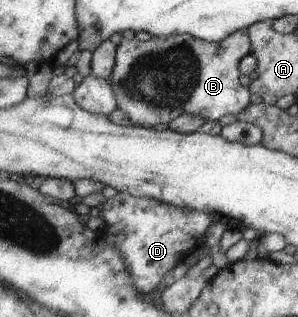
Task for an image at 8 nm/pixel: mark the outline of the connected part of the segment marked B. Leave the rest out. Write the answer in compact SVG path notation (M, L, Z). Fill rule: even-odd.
M246 30L236 31L234 34L231 34L229 37L226 37L220 42L206 42L197 38L192 37L192 35L172 35L169 37L158 37L152 38L148 42L138 41L134 38L132 40L124 39L119 45L117 45L117 53L115 60L115 67L113 70L112 78L110 79L112 90L114 91L114 96L117 102L117 108L119 108L129 119L132 125L143 126L146 128L152 128L155 125L169 125L174 119L180 118L182 115L189 114L194 115L200 118L203 118L206 122L214 122L219 120L221 117L227 115L240 114L240 111L246 109L250 105L250 97L253 97L253 94L249 91L248 88L243 87L240 84L240 71L238 69L241 60L251 54L251 42Z

